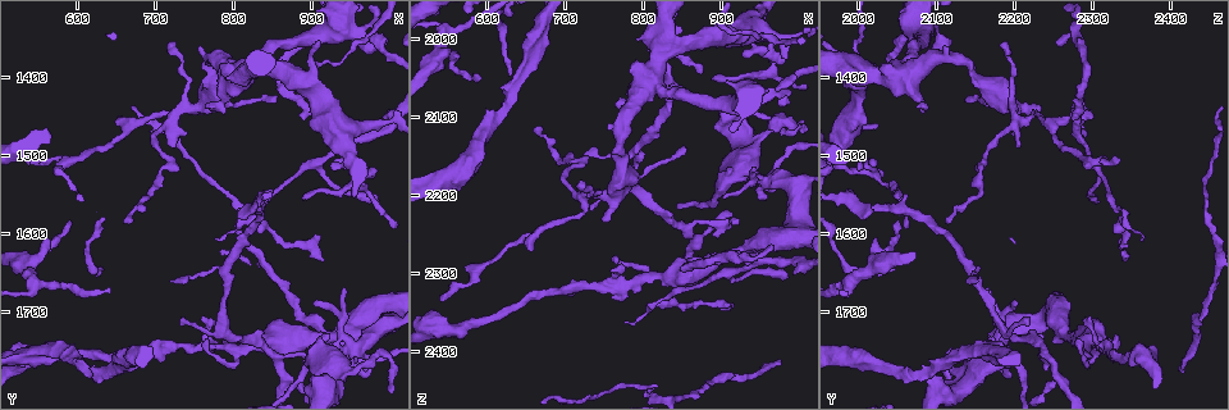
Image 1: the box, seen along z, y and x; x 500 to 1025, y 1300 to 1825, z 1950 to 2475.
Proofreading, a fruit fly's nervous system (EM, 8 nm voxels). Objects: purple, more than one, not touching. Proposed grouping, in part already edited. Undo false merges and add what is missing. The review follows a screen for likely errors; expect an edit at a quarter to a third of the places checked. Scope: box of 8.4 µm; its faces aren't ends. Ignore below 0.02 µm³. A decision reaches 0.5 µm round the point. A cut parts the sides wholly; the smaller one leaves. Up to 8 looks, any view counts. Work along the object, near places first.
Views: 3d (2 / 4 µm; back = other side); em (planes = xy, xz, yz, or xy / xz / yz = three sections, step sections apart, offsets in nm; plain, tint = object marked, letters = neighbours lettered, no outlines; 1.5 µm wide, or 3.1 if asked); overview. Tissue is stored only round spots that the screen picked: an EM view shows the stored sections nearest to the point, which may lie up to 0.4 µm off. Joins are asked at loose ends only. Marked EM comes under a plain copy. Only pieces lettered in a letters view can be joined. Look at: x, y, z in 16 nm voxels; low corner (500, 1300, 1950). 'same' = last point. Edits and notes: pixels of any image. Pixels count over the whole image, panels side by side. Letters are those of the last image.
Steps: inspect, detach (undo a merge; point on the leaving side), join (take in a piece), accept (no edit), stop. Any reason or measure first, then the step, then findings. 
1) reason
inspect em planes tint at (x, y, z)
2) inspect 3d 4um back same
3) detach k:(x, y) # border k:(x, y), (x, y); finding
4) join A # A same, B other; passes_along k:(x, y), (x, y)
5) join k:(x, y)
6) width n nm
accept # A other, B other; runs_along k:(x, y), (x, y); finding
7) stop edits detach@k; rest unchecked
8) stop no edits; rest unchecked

inspect em 3.1um planes tint at (970, 1730, 2180)

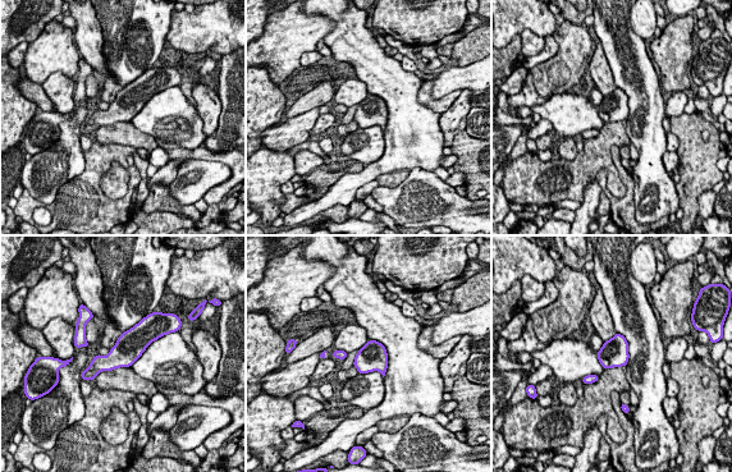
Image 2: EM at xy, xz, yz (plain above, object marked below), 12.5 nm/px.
inspect em 3.1um planes letters same

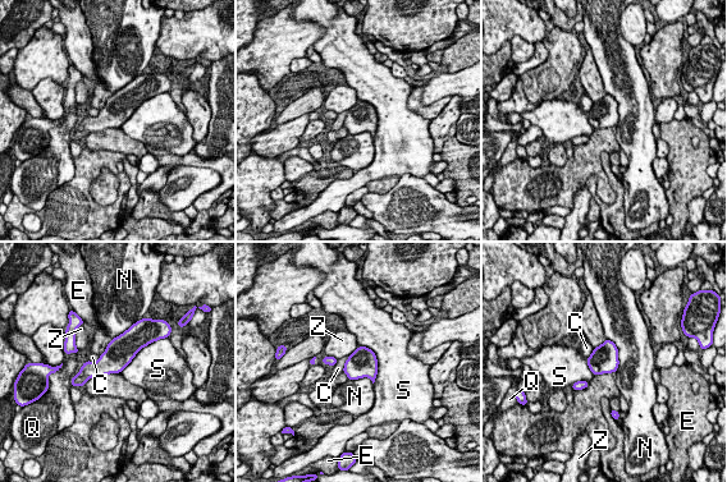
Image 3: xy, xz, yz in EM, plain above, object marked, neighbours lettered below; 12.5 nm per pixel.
accept # C other, E other, N other, Q other, S other, Z other; border 3:(113, 339), (100, 356); continuous, no second neuron

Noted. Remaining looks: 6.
narrows sharply
inspect 3d 2um at (825, 1560, 2015)

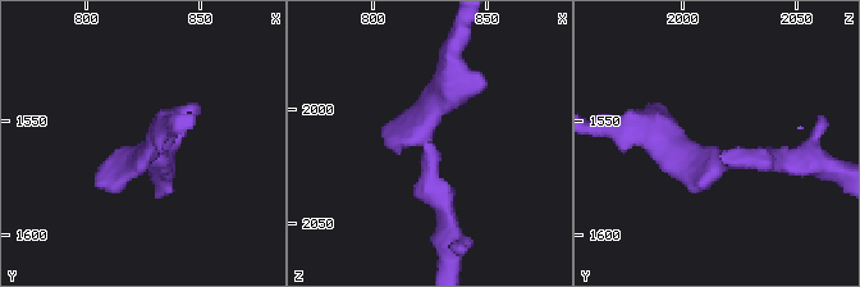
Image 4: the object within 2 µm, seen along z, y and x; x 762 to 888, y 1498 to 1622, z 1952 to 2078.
inspect em planes letters at (823, 1565, 2017)

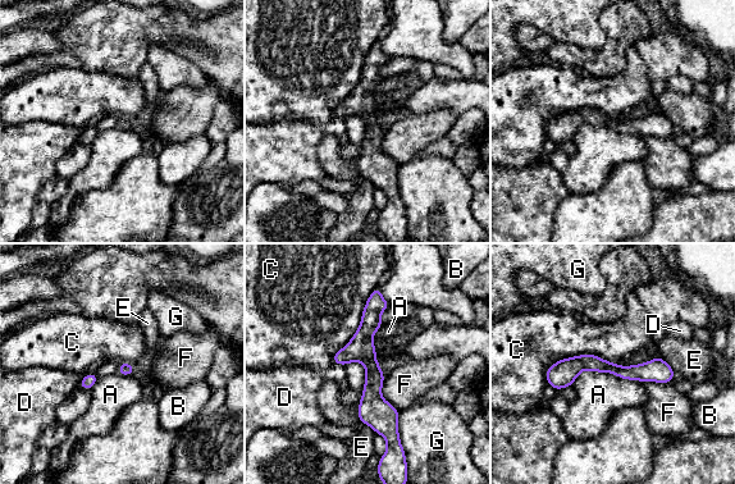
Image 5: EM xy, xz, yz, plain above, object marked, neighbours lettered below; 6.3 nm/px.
accept # A other, B other, C other, D other, E other, F other, G other; runs_along 5:(378, 291), (366, 357), (395, 438); one neuron here

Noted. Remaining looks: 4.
inspect em planes letters at (975, 1775, 2415)

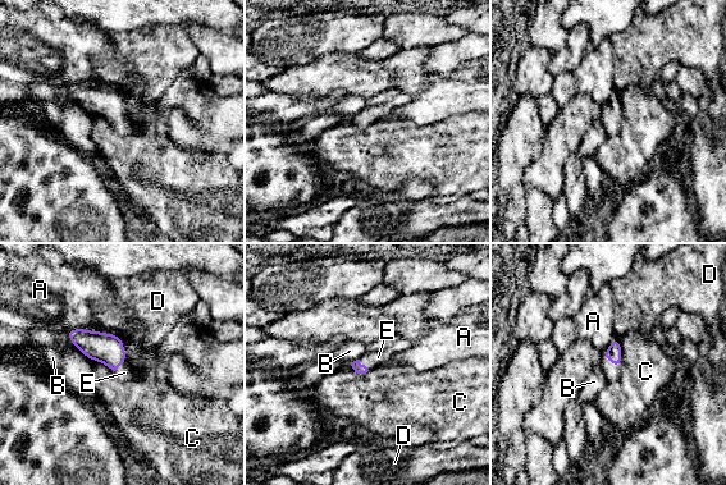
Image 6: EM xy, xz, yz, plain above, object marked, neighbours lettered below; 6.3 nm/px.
join E # A other, B other, C other, D other, E same; it goes on there

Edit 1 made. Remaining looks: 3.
stop edits join@6; rest unchecked

